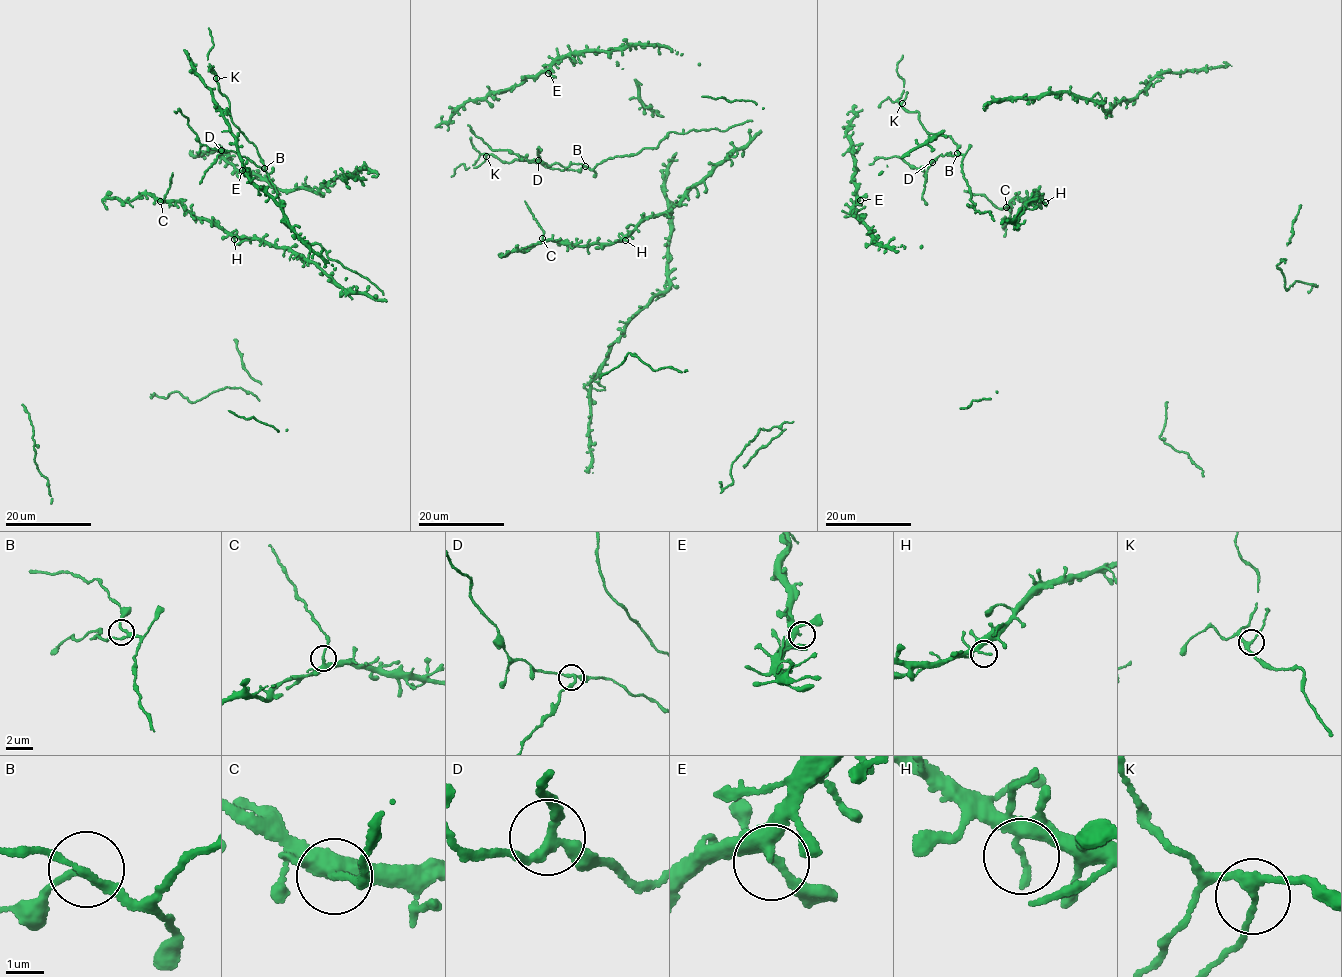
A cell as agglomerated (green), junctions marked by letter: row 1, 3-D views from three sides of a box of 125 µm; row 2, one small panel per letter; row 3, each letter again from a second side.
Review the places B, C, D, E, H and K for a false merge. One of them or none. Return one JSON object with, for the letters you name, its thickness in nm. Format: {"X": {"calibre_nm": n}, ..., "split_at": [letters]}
{"C": {"calibre_nm": 240}, "split_at": ["C"]}

